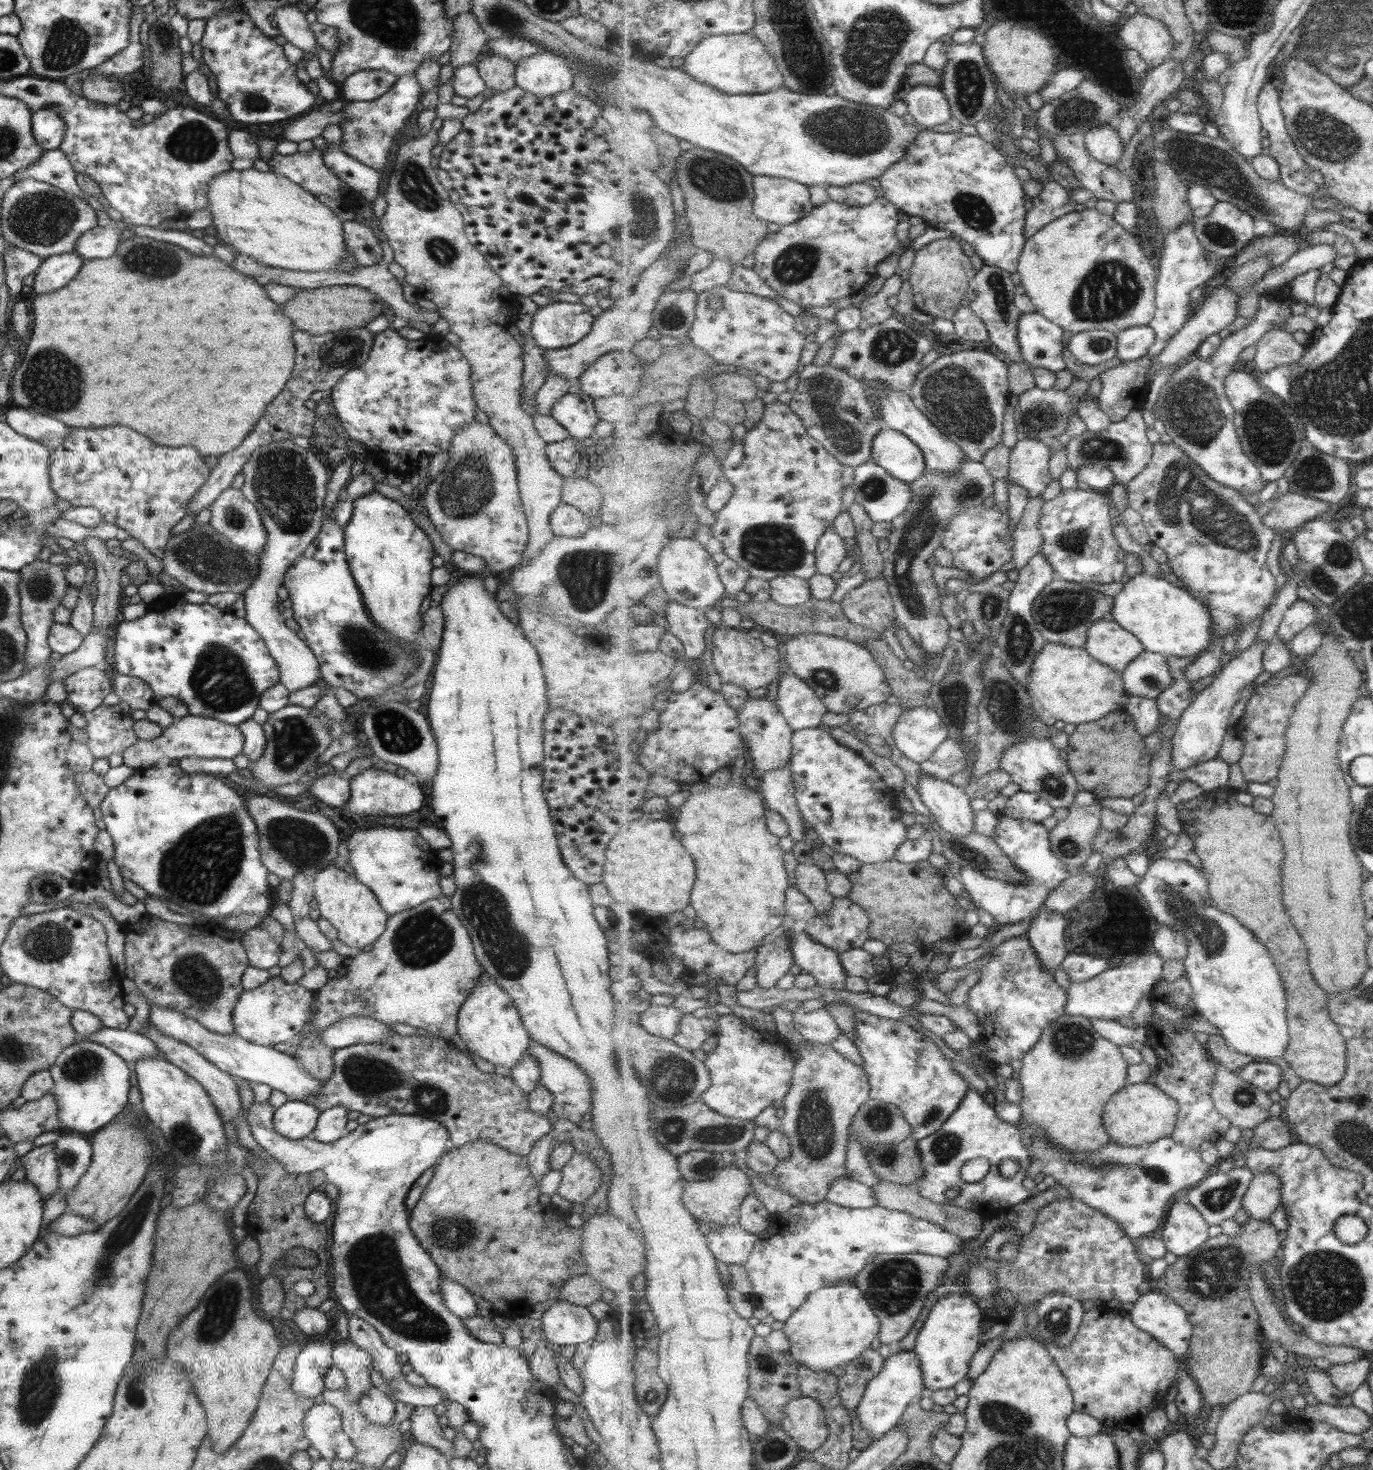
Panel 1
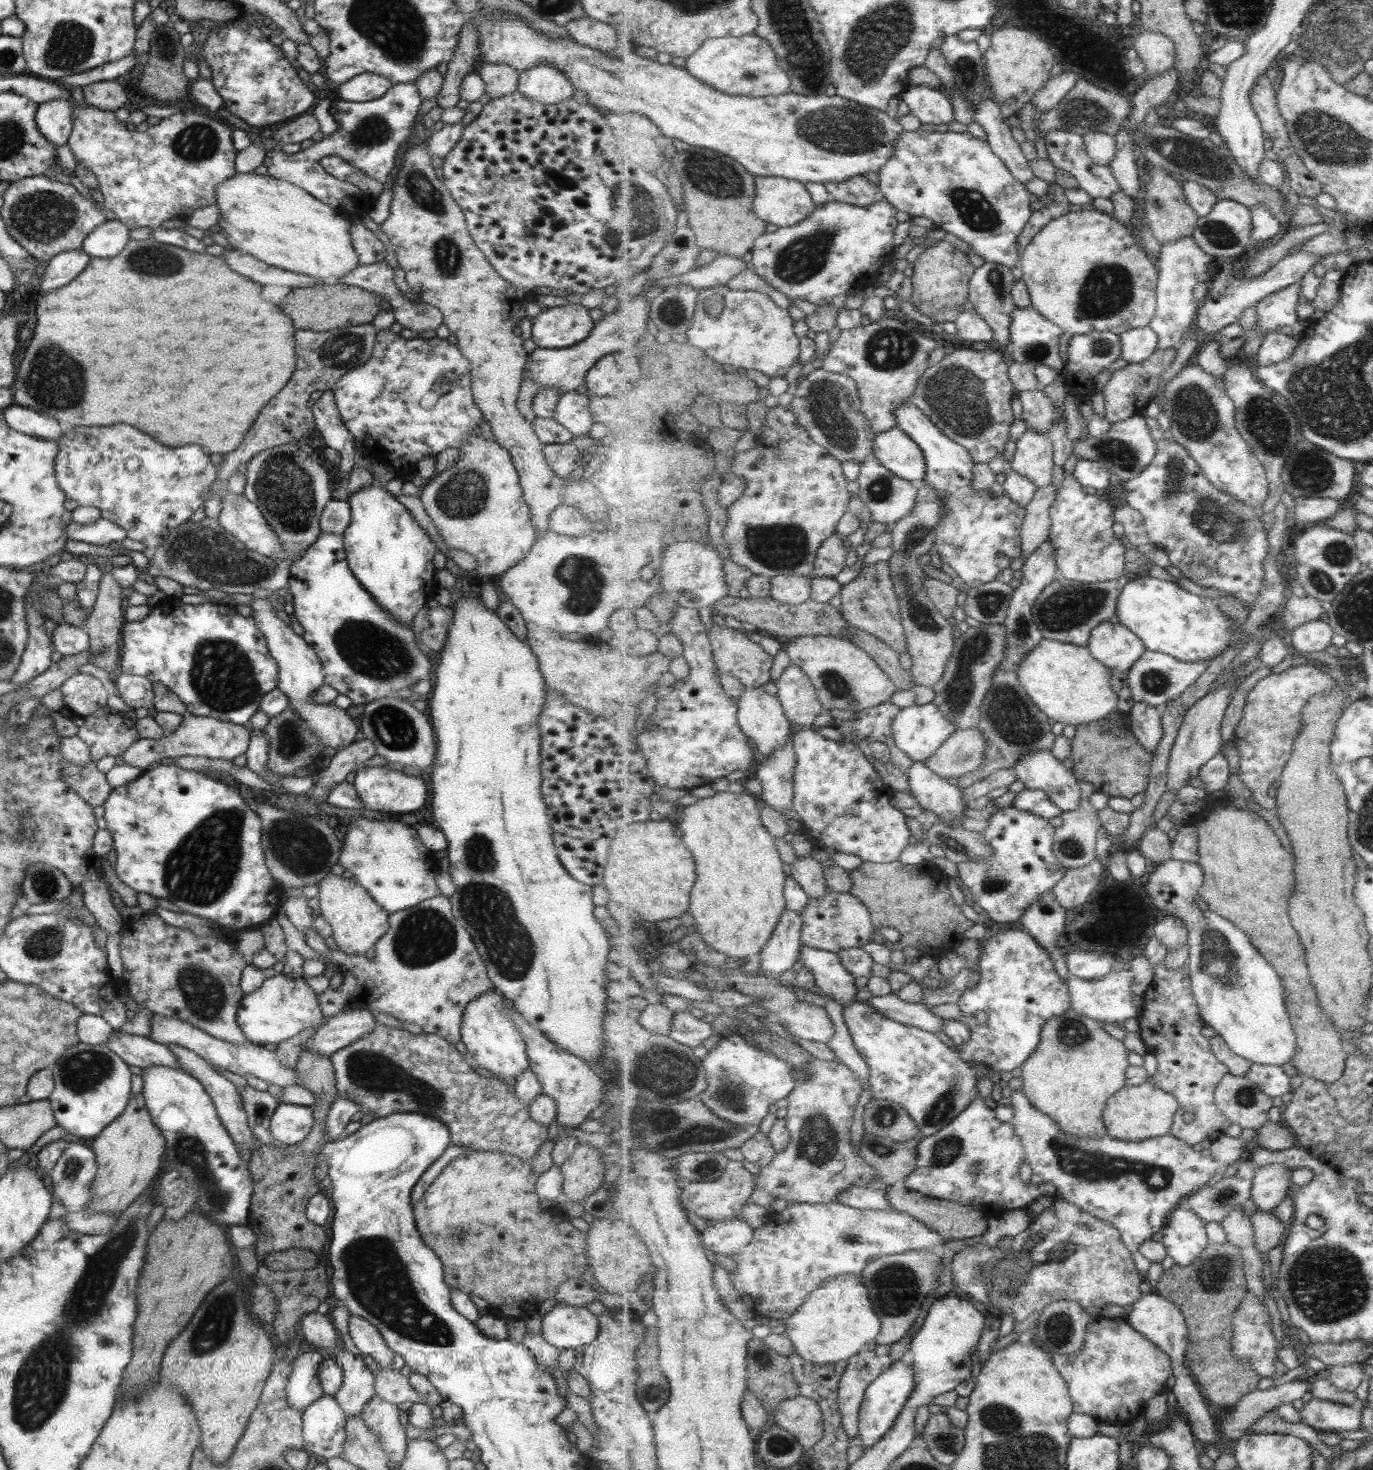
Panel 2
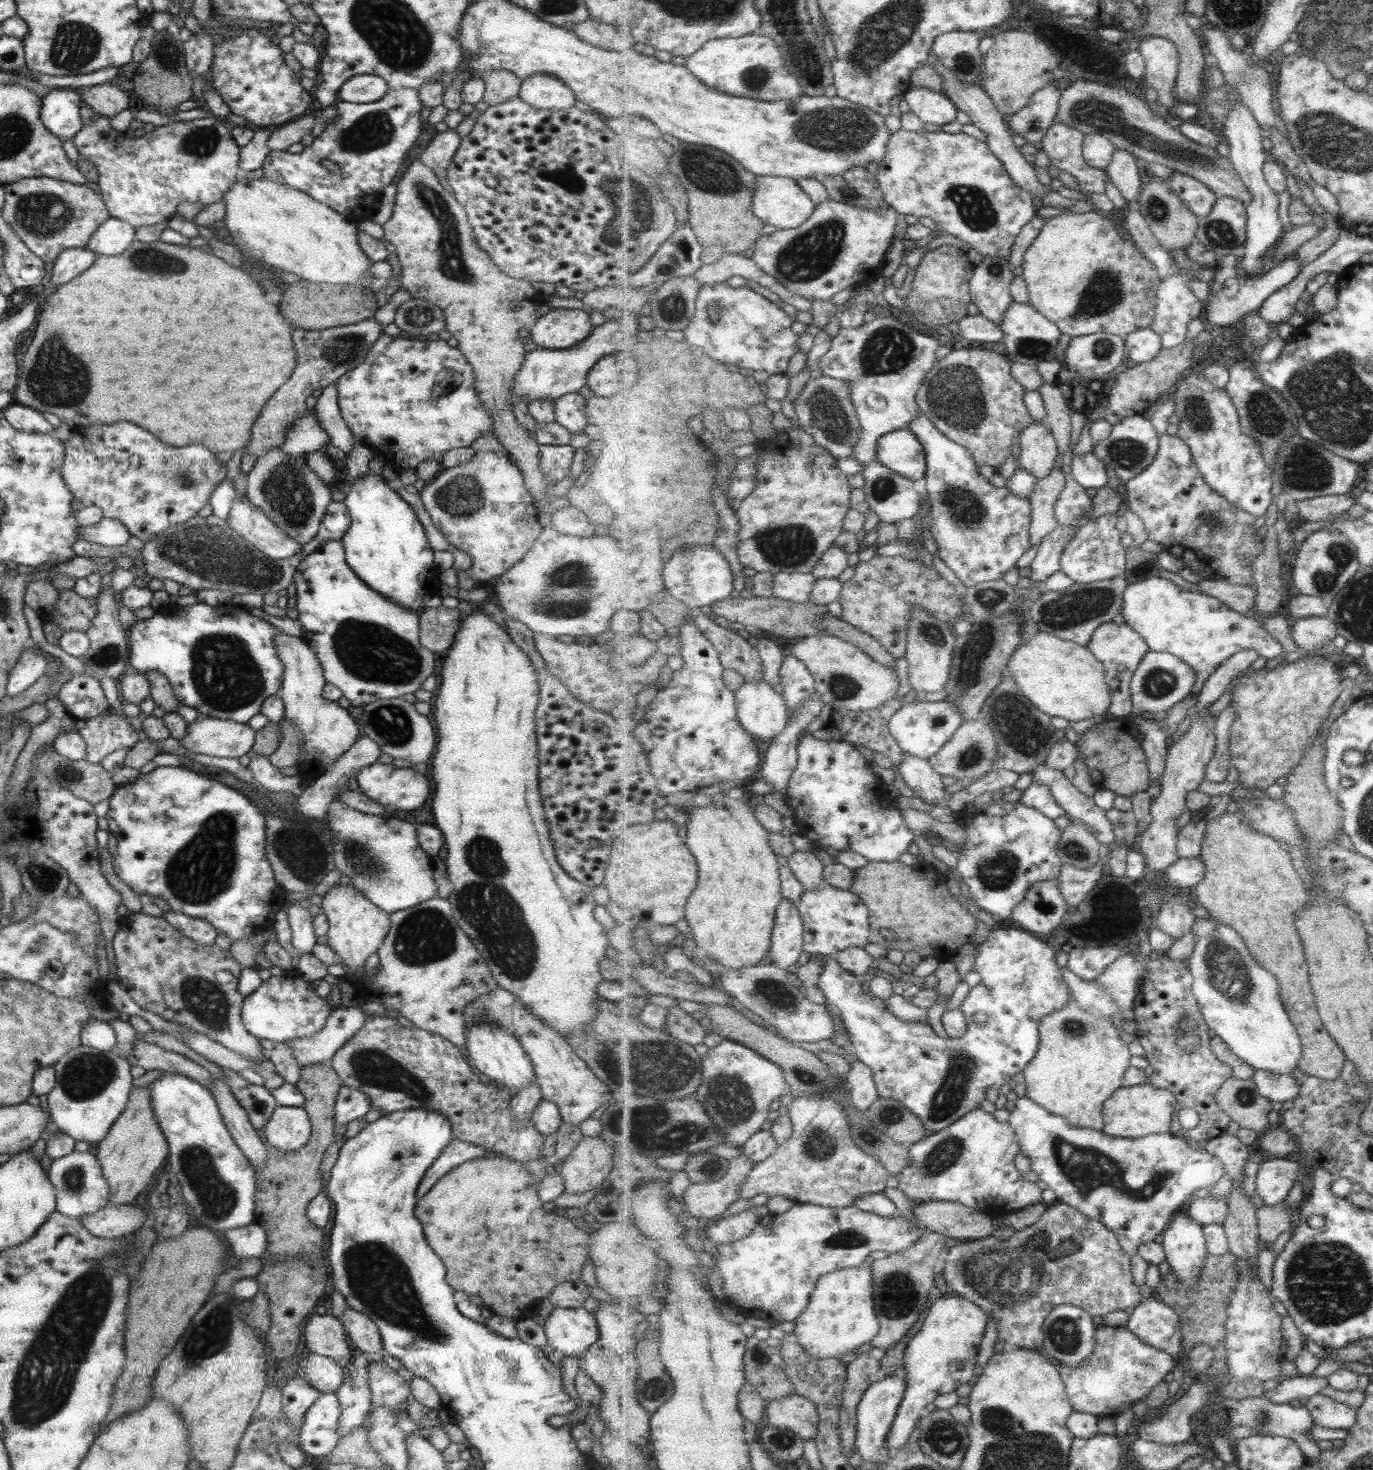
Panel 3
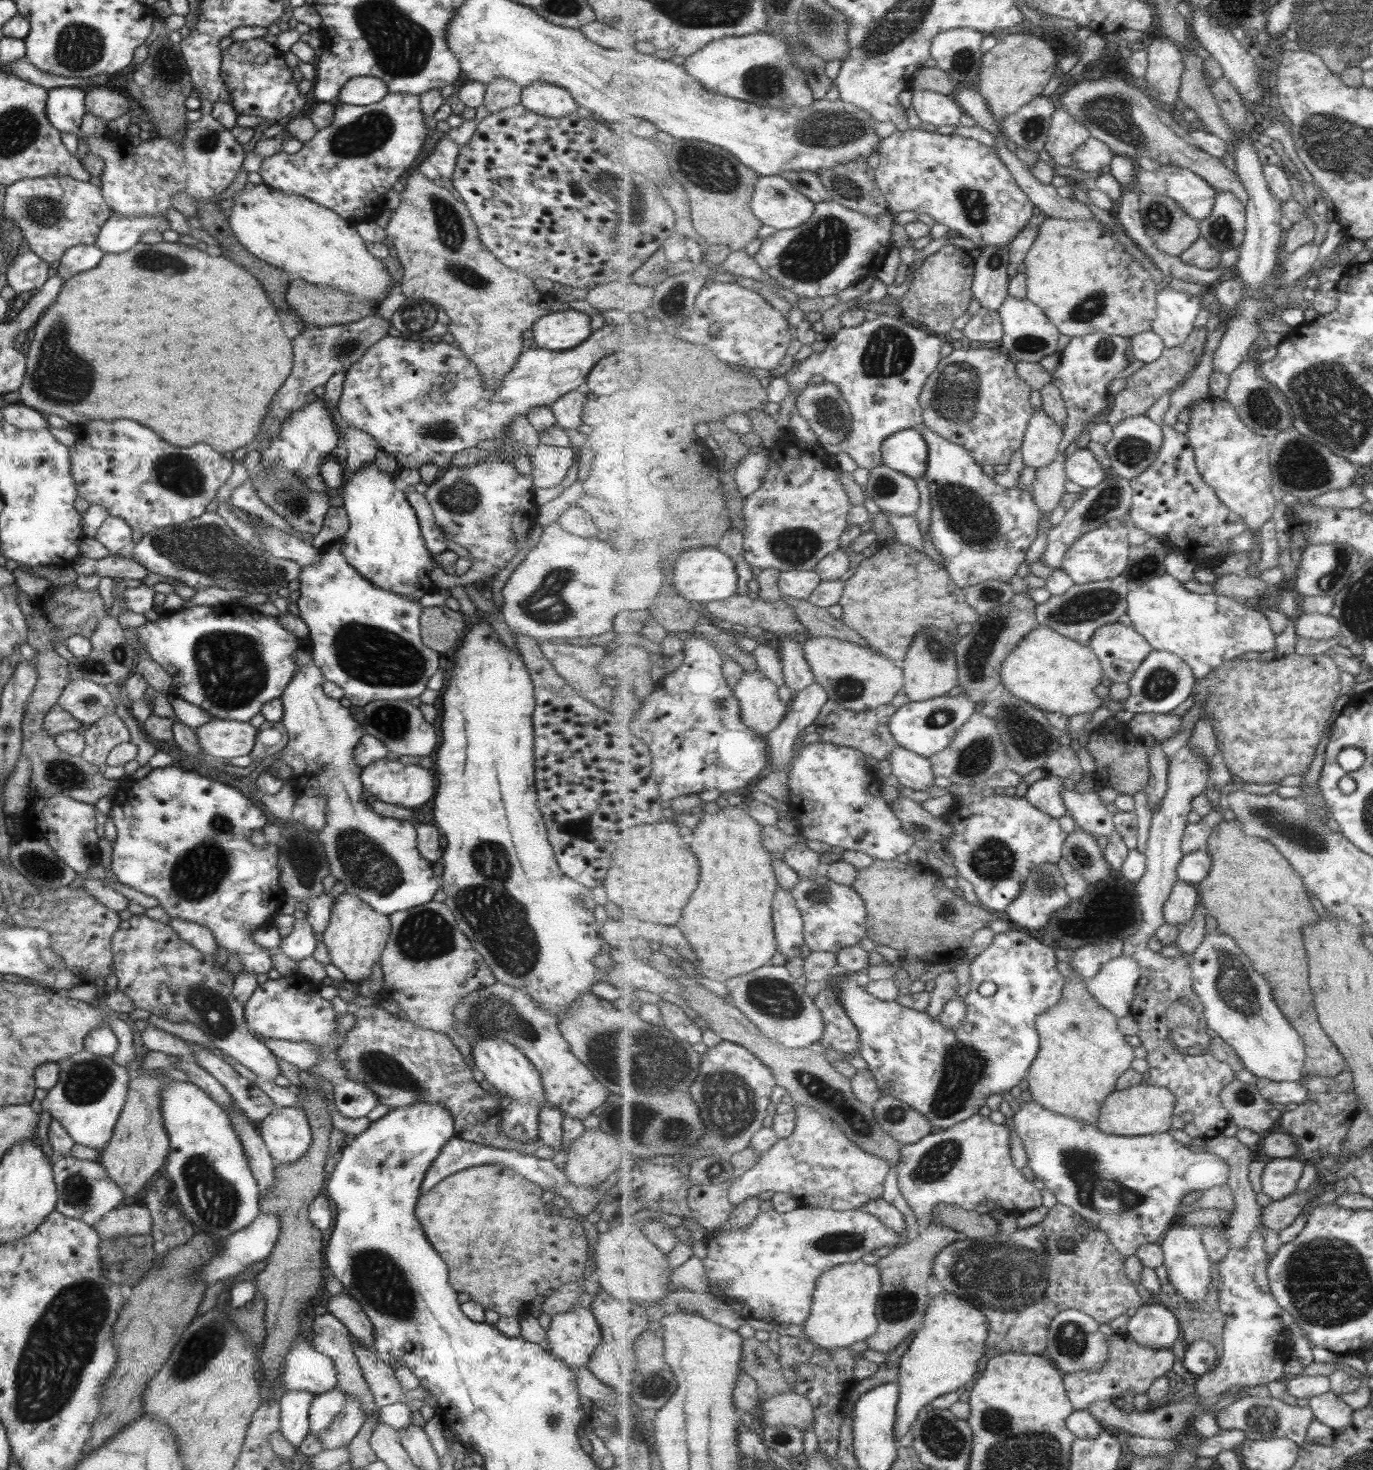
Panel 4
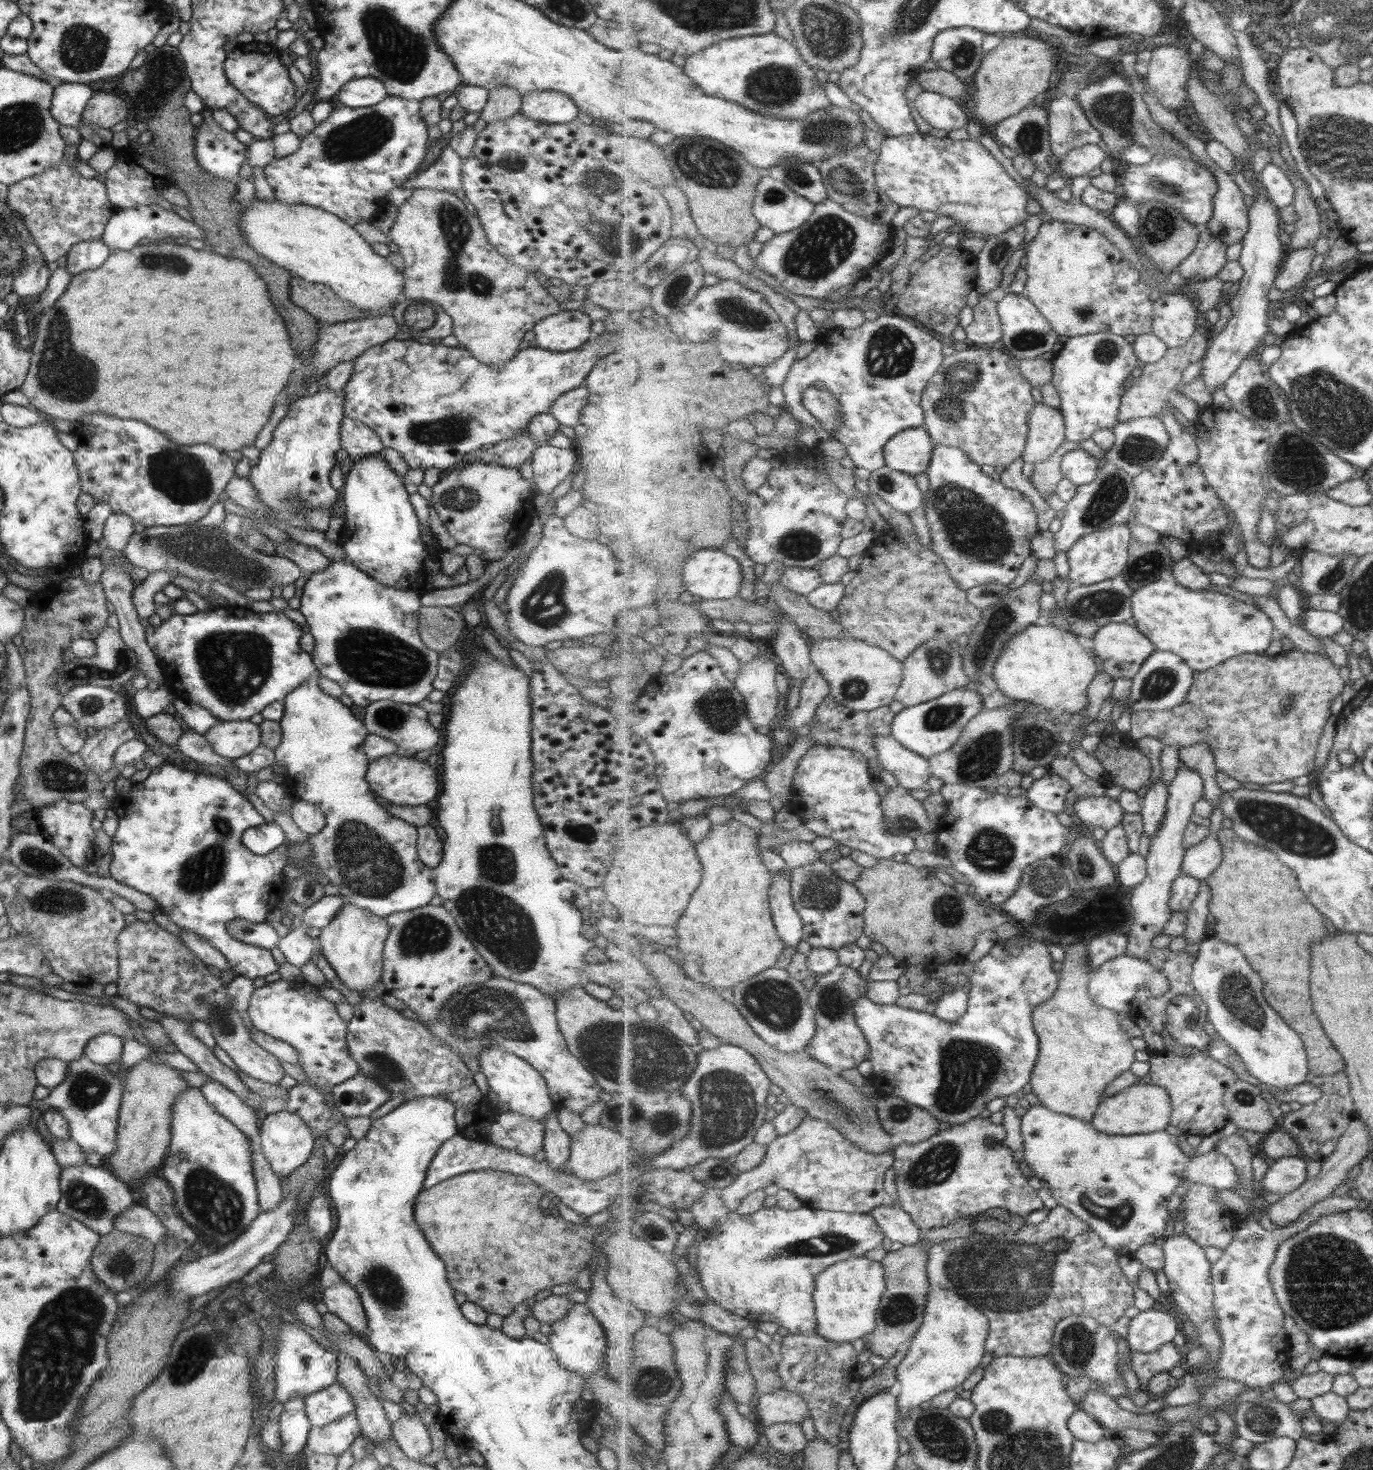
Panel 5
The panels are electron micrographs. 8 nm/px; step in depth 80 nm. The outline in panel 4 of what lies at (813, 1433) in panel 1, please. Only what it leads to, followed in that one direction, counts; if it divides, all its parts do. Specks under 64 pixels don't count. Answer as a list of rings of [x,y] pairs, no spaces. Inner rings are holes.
[[[795,1392],[776,1395],[760,1404],[759,1425],[795,1426],[803,1433],[814,1428],[814,1406],[806,1398]]]

